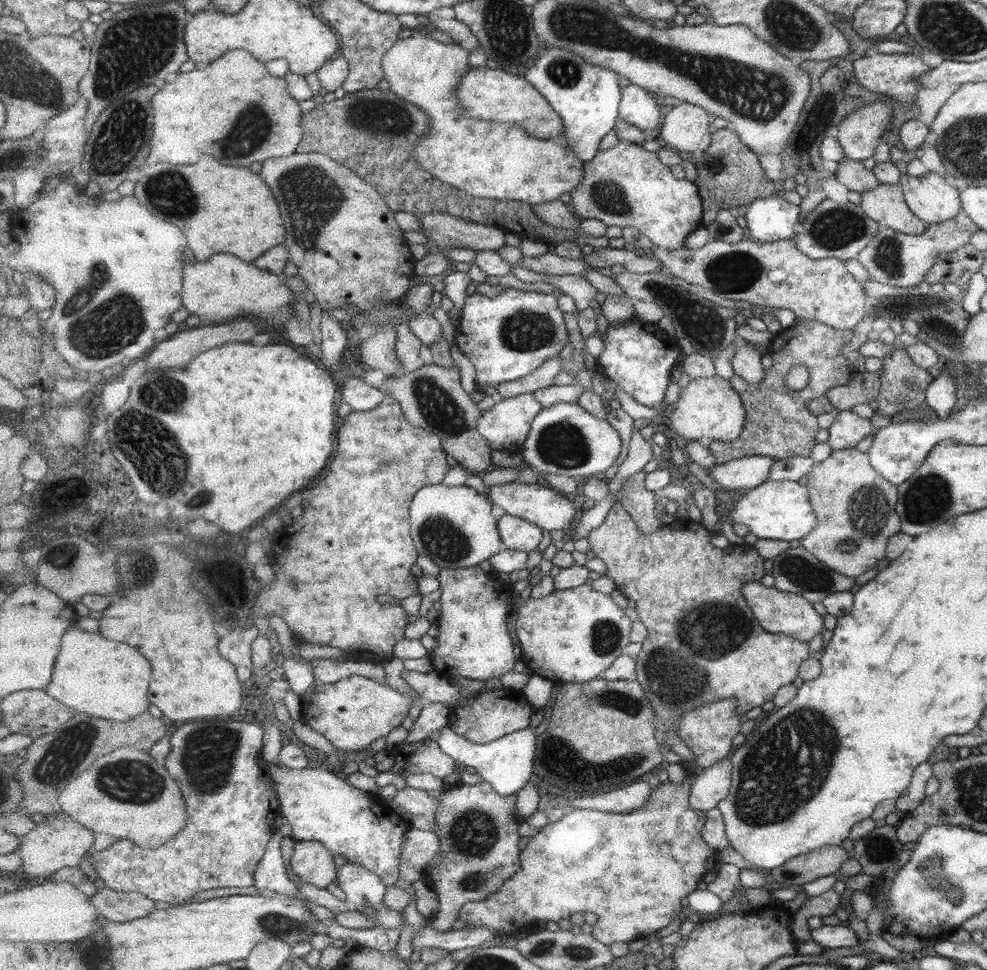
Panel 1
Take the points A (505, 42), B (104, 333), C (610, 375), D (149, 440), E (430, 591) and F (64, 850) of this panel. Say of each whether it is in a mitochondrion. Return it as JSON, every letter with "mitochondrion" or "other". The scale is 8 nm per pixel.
{"A":"mitochondrion","B":"mitochondrion","C":"other","D":"mitochondrion","E":"other","F":"other"}

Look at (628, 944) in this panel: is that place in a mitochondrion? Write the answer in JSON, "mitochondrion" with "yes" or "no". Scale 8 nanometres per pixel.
{"mitochondrion":"no"}

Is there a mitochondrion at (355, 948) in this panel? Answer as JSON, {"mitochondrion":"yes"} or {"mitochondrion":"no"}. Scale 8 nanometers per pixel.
{"mitochondrion":"no"}

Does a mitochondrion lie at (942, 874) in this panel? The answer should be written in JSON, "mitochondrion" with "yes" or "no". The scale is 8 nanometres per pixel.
{"mitochondrion":"yes"}

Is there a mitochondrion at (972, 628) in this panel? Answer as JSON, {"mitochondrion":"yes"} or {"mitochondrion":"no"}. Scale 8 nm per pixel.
{"mitochondrion":"no"}

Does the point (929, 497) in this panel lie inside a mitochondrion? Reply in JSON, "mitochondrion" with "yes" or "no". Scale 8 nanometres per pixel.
{"mitochondrion":"yes"}

